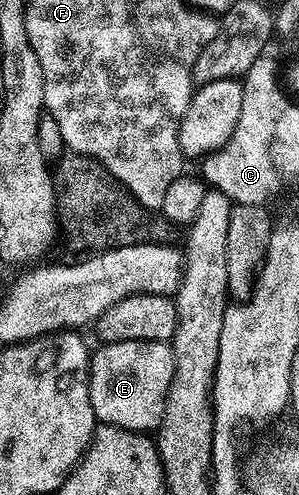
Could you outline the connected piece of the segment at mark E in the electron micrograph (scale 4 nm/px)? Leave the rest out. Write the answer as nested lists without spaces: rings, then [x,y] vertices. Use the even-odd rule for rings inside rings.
[[[116,341],[102,343],[99,348],[90,356],[90,400],[95,420],[125,431],[157,432],[177,369],[173,346],[160,341]]]

